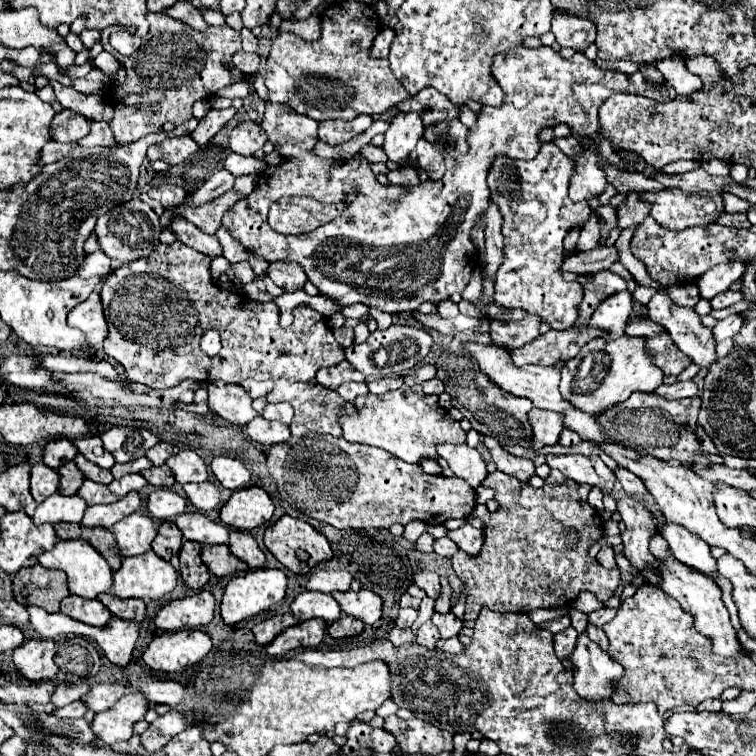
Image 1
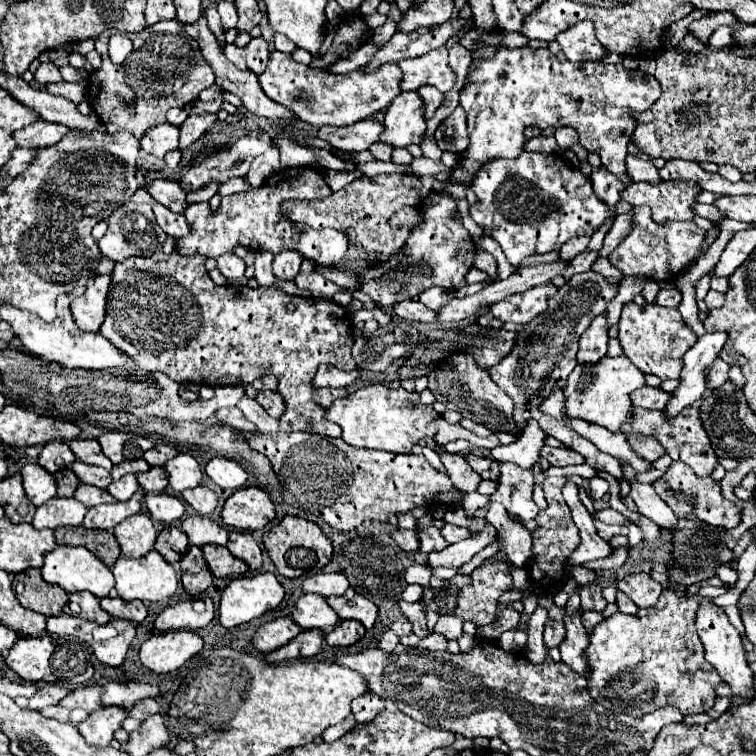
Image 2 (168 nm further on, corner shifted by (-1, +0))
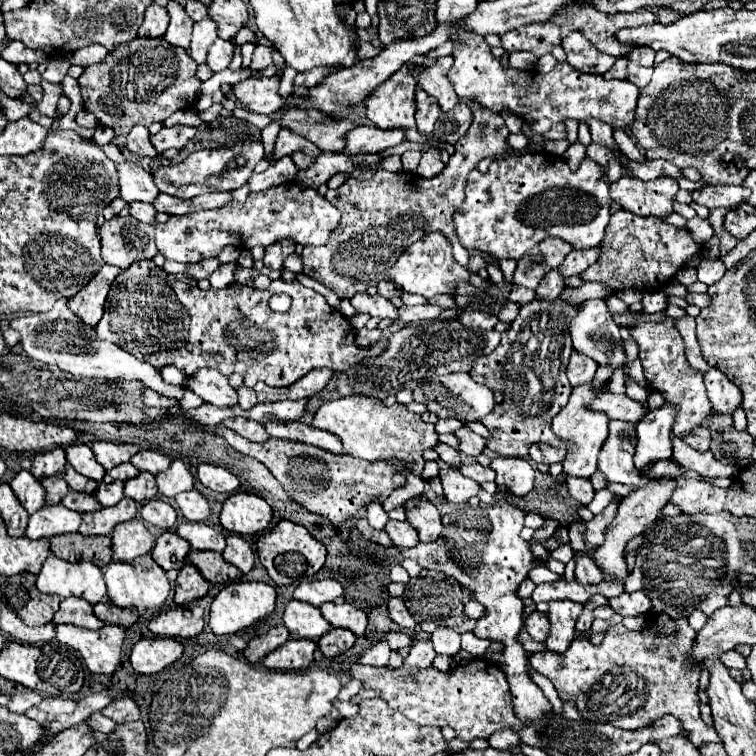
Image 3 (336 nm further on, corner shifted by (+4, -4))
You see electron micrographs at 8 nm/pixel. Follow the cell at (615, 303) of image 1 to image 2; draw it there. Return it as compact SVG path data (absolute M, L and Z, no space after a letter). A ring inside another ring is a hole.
M601 314L583 332L579 340L577 362L583 366L595 366L607 352L607 340L609 336L607 336L607 326L605 326L605 314Z

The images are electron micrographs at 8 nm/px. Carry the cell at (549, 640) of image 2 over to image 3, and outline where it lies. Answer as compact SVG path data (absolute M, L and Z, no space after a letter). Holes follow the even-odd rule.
M534 610L526 620L526 630L536 642L544 642L544 638L548 638L548 630L550 630L550 622L548 622L546 614Z

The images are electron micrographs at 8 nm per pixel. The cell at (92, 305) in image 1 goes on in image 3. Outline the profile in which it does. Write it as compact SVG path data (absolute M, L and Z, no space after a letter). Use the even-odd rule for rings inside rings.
M104 266L100 272L76 294L70 298L70 310L88 326L96 326L104 314L104 302L110 290L112 280L120 274L116 266Z

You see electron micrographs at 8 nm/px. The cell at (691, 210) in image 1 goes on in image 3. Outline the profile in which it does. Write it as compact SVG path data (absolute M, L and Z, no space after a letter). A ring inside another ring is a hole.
M620 178L610 184L610 196L624 210L638 216L666 218L674 212L674 196L680 190L678 182L672 178L656 178L642 182L638 178Z

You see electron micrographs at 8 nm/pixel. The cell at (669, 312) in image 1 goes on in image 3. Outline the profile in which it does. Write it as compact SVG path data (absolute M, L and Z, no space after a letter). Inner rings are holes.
M710 368L704 374L704 384L706 384L708 398L712 402L712 408L720 414L734 412L734 408L742 402L740 388L726 374L722 374L716 368Z

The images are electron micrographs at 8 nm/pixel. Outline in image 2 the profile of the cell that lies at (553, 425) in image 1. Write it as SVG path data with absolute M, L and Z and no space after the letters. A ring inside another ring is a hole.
M529 422L529 426L523 430L523 434L517 438L517 442L509 446L497 446L491 450L491 456L497 462L515 462L521 468L533 468L539 460L539 450L545 444L543 438L547 434L535 424Z

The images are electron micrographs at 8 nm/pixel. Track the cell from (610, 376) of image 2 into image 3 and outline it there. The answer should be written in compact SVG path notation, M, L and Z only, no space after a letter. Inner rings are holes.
M594 382L572 388L568 404L564 406L564 410L558 416L554 416L554 422L552 422L554 434L562 440L572 440L578 446L576 450L568 450L568 456L563 462L563 470L566 472L566 476L592 476L596 472L598 452L600 452L600 446L604 446L604 442L608 438L608 422L610 422L610 418L606 414L600 414L600 412L588 408L588 404L594 398L598 398L600 392L608 392L606 382L602 384L602 388L596 388Z

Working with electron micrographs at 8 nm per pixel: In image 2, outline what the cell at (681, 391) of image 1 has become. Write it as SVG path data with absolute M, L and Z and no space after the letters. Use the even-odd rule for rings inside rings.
M643 386L639 390L635 390L631 396L631 412L635 408L645 408L645 410L663 410L665 402L669 400L669 394L665 394L659 388L651 388L651 386Z

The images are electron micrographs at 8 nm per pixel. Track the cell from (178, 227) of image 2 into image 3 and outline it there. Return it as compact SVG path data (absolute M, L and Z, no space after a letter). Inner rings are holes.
M132 202L130 204L130 214L140 220L140 222L148 222L152 226L156 226L156 208L152 204L146 204L146 202Z

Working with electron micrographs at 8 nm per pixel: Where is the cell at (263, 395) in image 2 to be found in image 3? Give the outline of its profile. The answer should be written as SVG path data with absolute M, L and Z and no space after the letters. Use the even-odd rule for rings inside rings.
M246 386L238 388L238 396L240 396L238 404L242 410L250 410L250 406L256 404L256 392L252 388L246 388Z

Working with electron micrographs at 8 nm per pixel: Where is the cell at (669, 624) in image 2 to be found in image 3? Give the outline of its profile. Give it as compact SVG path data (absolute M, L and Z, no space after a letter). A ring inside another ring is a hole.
M658 614L652 616L648 626L638 632L626 630L624 624L614 624L604 632L604 640L600 644L590 642L592 632L588 634L578 634L570 648L564 654L554 654L554 652L538 652L532 654L530 664L534 666L536 672L544 674L546 678L552 680L556 686L558 694L562 700L576 700L578 710L582 718L592 720L592 722L608 722L614 724L616 728L640 728L646 726L648 722L672 714L676 716L684 730L690 732L690 742L694 746L700 746L704 742L720 742L716 730L712 726L706 726L700 720L700 698L698 698L698 678L702 672L702 666L688 664L688 654L692 652L692 646L696 646L696 630L688 624L686 618L672 620L668 614Z

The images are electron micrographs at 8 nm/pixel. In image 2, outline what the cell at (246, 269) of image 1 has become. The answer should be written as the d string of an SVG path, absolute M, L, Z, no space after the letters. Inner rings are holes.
M233 252L229 254L221 254L221 258L215 260L217 262L217 270L227 278L243 278L245 276L245 262L241 258L237 258Z

